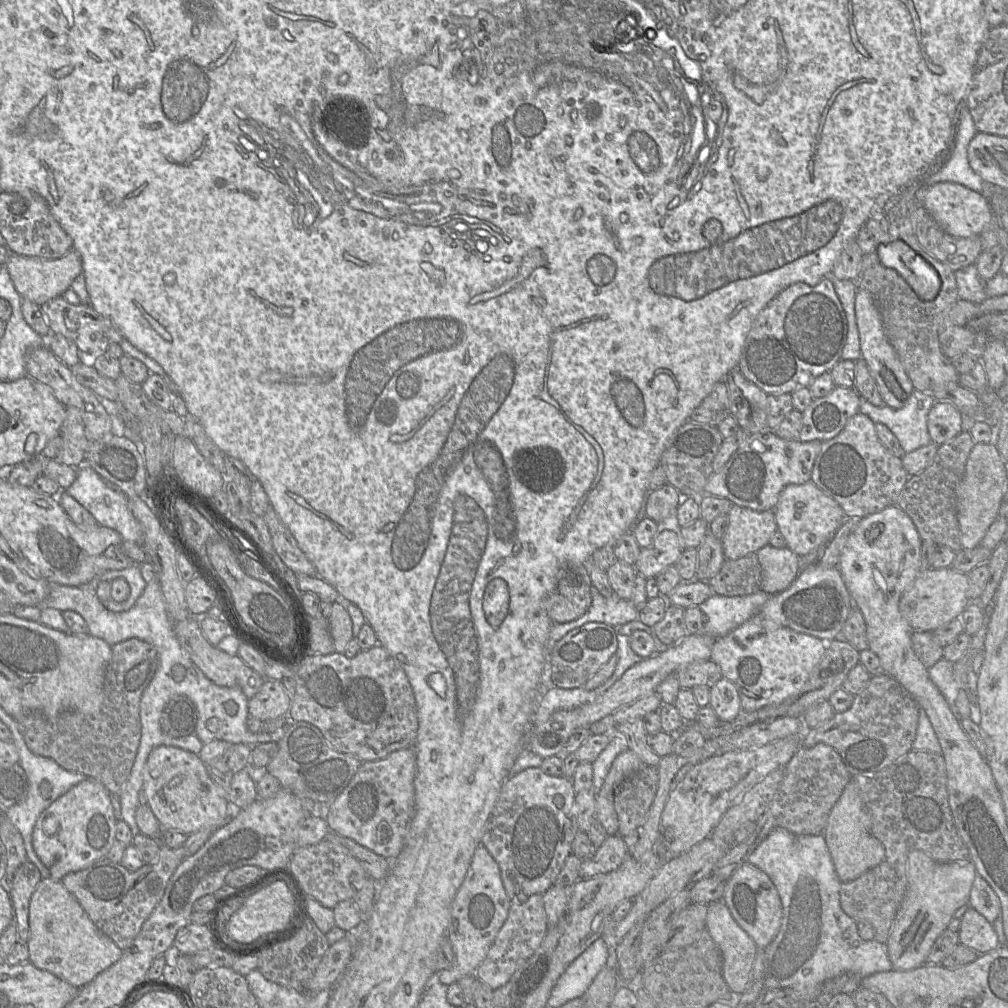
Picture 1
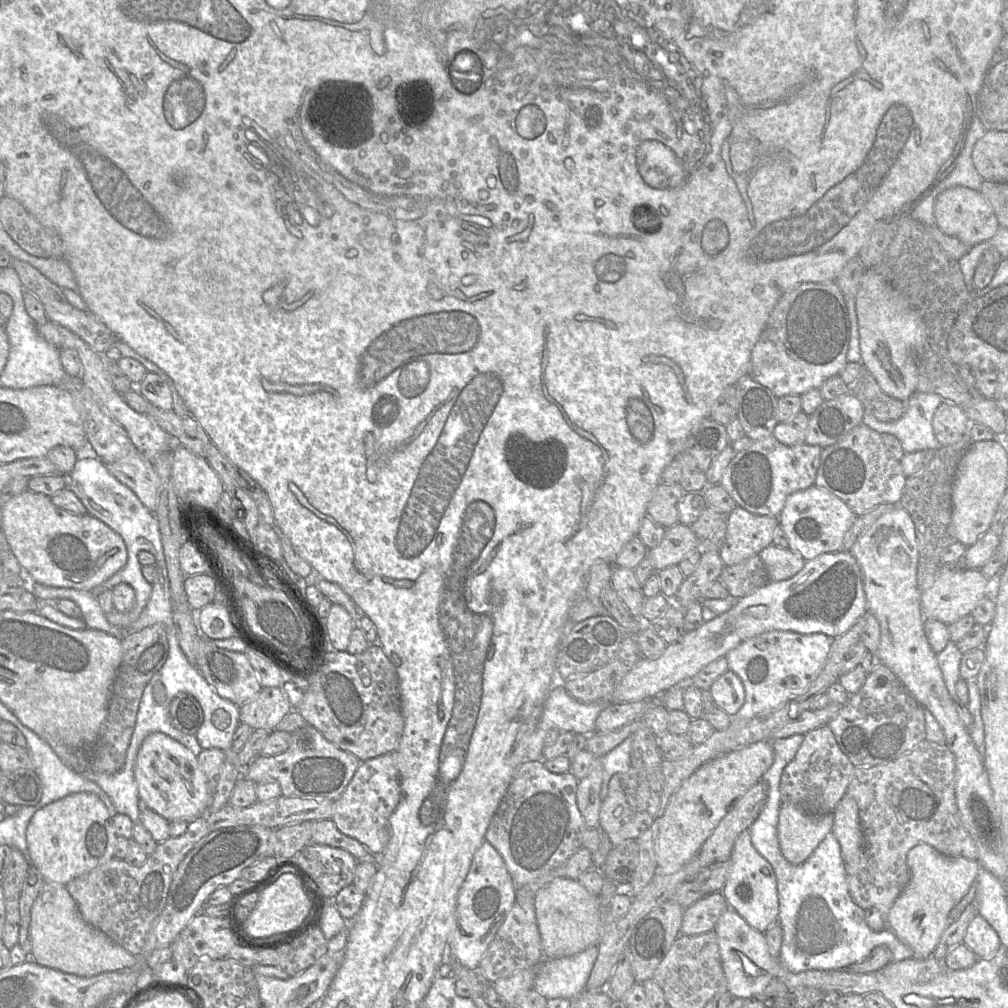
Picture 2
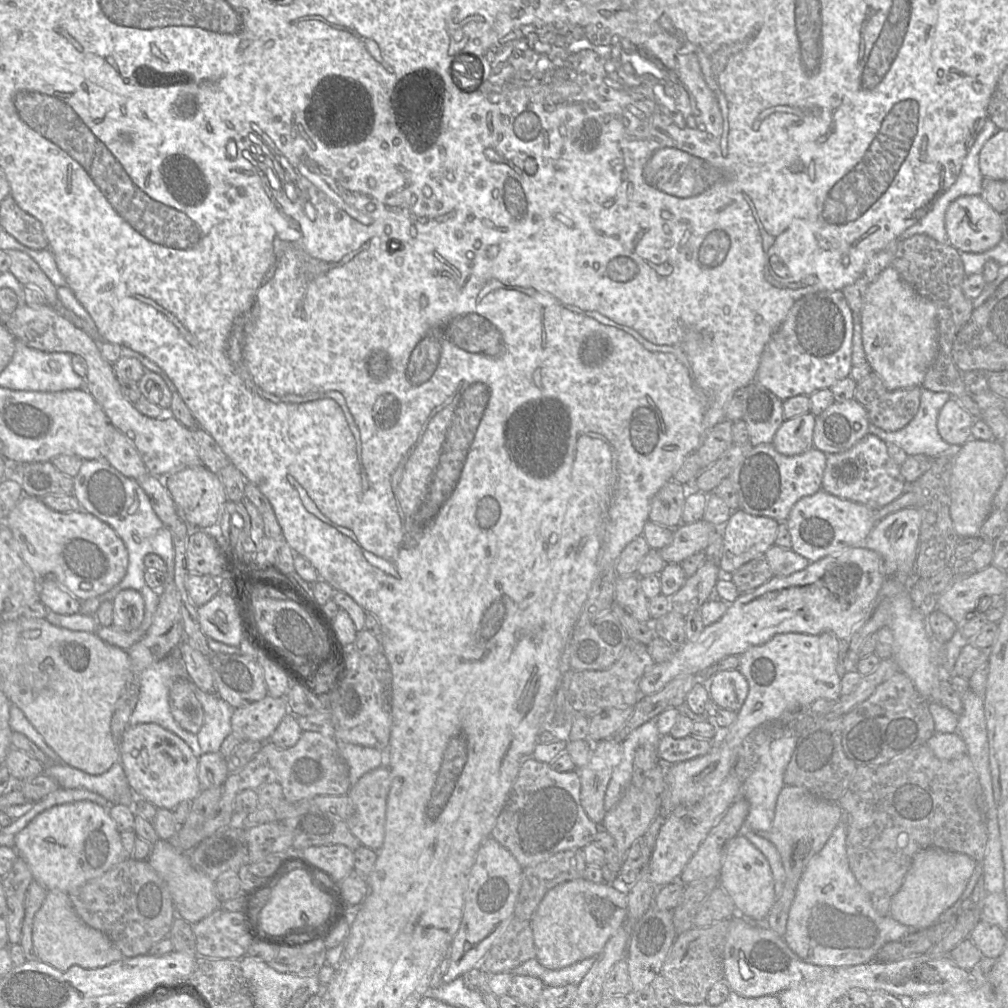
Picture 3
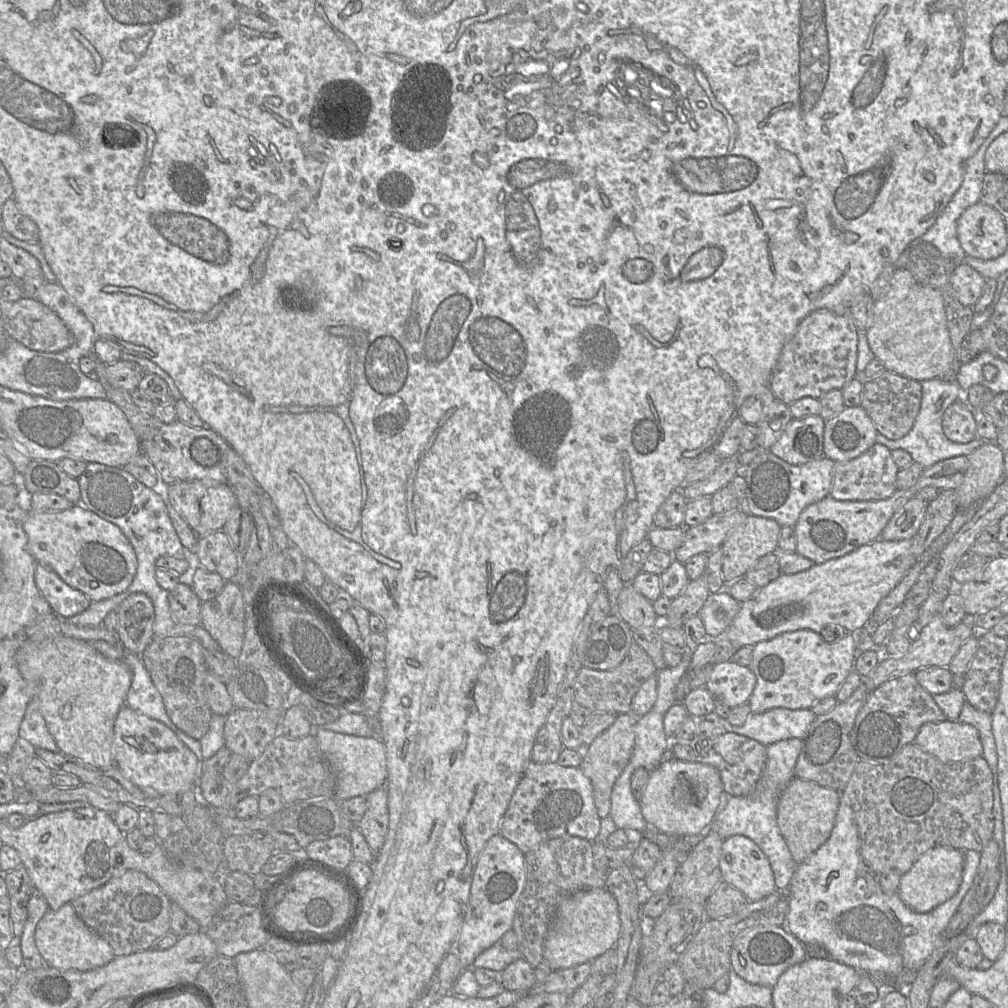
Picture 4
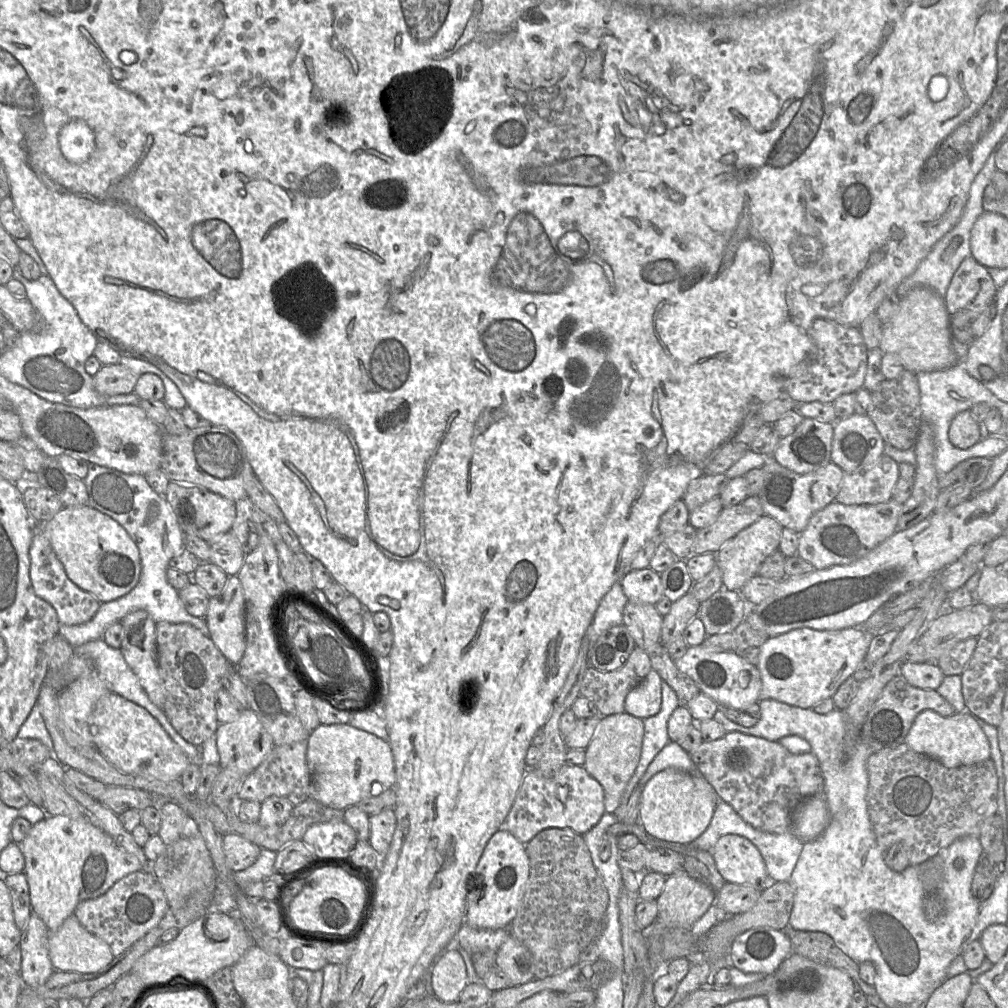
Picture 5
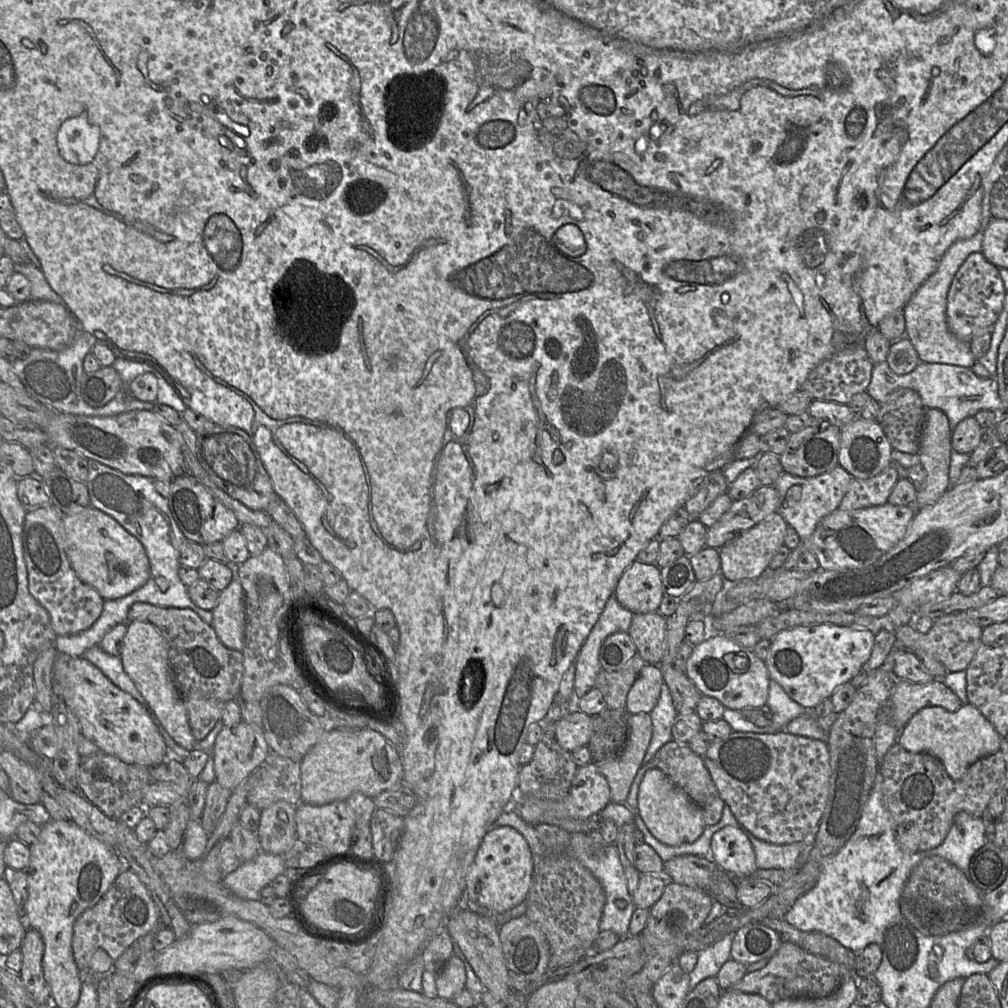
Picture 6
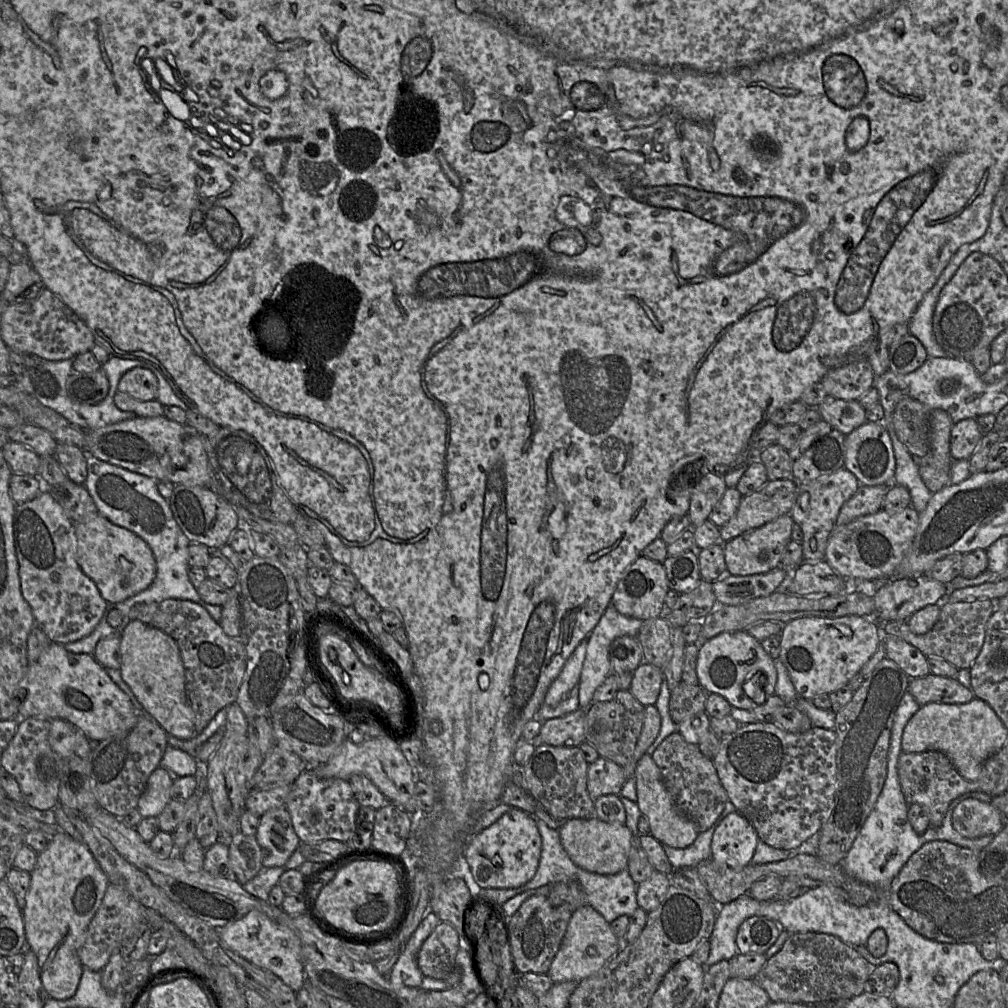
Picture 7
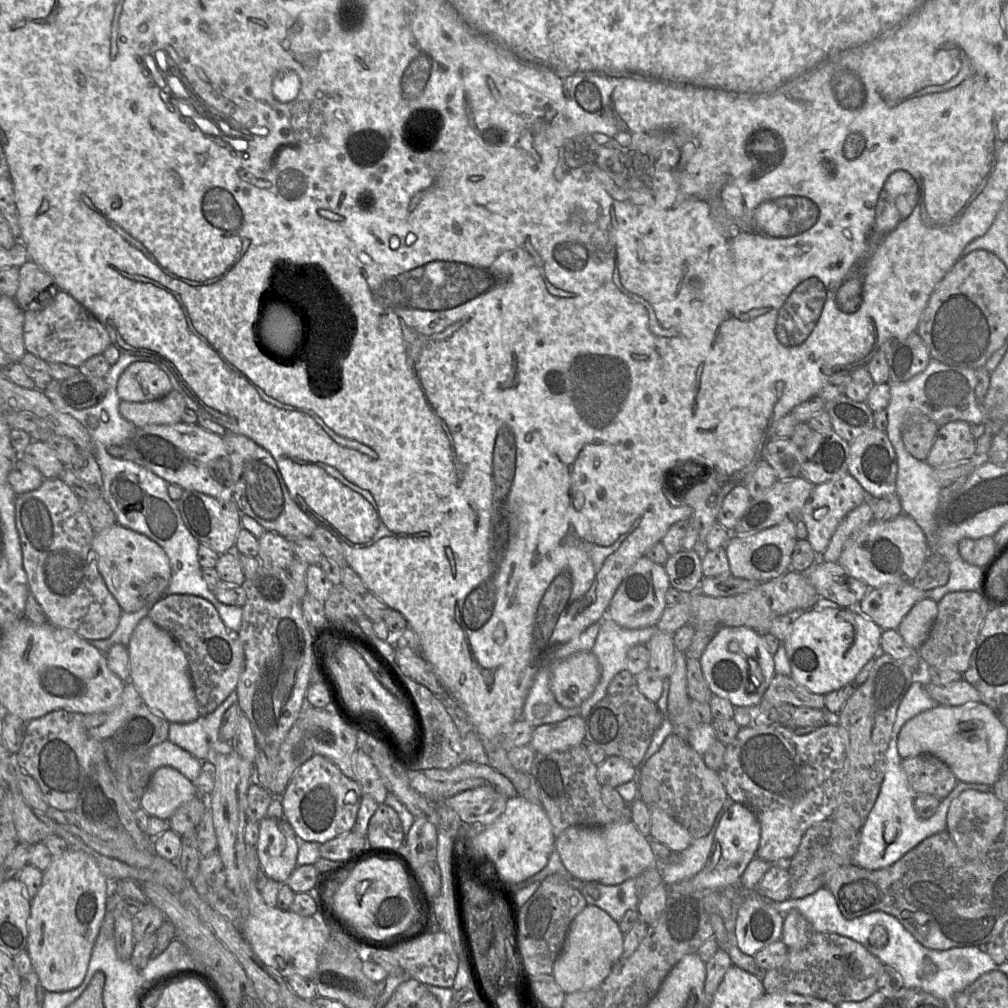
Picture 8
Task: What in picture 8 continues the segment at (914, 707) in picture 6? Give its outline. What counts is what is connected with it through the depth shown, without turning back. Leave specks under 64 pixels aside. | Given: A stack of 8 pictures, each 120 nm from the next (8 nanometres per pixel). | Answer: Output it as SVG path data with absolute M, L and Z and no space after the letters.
M959 680L946 686L939 686L929 681L925 684L925 689L939 705L961 706L981 703L979 692L965 680Z

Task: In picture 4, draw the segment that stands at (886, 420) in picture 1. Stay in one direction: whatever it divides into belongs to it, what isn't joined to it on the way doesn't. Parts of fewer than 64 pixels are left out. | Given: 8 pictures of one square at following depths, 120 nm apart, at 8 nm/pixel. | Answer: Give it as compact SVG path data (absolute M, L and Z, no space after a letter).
M934 378L922 381L921 387L920 410L911 430L904 437L896 440L888 439L881 433L877 433L876 442L886 446L891 451L896 449L907 451L914 462L920 464L923 468L953 457L967 456L985 443L980 437L976 437L973 441L966 444L956 443L949 440L944 434L942 427L943 414L949 405L963 396L963 390L956 380L945 381L941 378Z

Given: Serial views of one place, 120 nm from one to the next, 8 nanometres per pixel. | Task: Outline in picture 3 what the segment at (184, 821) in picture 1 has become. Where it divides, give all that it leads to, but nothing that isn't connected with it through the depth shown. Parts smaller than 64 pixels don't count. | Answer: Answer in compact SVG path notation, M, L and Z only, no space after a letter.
M155 723L130 725L119 742L120 763L124 769L130 788L138 799L144 799L157 808L174 810L183 801L193 801L201 792L198 779L199 758L176 734Z

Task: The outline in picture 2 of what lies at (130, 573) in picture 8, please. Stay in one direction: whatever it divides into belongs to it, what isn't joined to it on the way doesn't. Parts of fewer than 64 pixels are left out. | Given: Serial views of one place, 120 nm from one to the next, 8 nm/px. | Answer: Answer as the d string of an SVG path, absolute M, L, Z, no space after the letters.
M25 490L1 506L5 538L25 576L52 587L91 591L127 562L122 537L94 516L76 515L56 507L50 497Z

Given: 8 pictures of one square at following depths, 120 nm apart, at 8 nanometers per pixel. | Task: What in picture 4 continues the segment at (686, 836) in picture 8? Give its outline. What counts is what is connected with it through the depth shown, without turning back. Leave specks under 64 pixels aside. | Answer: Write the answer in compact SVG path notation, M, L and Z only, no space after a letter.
M671 759L663 762L649 775L640 800L640 809L648 825L678 836L700 836L712 823L724 792L718 770L708 764Z

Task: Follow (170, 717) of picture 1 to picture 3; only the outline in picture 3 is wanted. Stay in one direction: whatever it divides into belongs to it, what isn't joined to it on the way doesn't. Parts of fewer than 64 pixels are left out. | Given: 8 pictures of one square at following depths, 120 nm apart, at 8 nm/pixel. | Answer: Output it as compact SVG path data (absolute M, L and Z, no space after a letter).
M179 677L173 682L169 692L169 706L178 725L197 735L204 723L204 710L189 677Z

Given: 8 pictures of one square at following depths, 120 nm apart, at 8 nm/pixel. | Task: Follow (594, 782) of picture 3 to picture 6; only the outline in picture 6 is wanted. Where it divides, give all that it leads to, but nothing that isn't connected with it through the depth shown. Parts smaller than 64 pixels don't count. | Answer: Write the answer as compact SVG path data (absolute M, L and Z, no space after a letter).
M649 713L631 714L627 721L628 738L622 752L617 757L596 762L609 784L611 801L616 803L625 803L633 780L642 767L653 731Z

